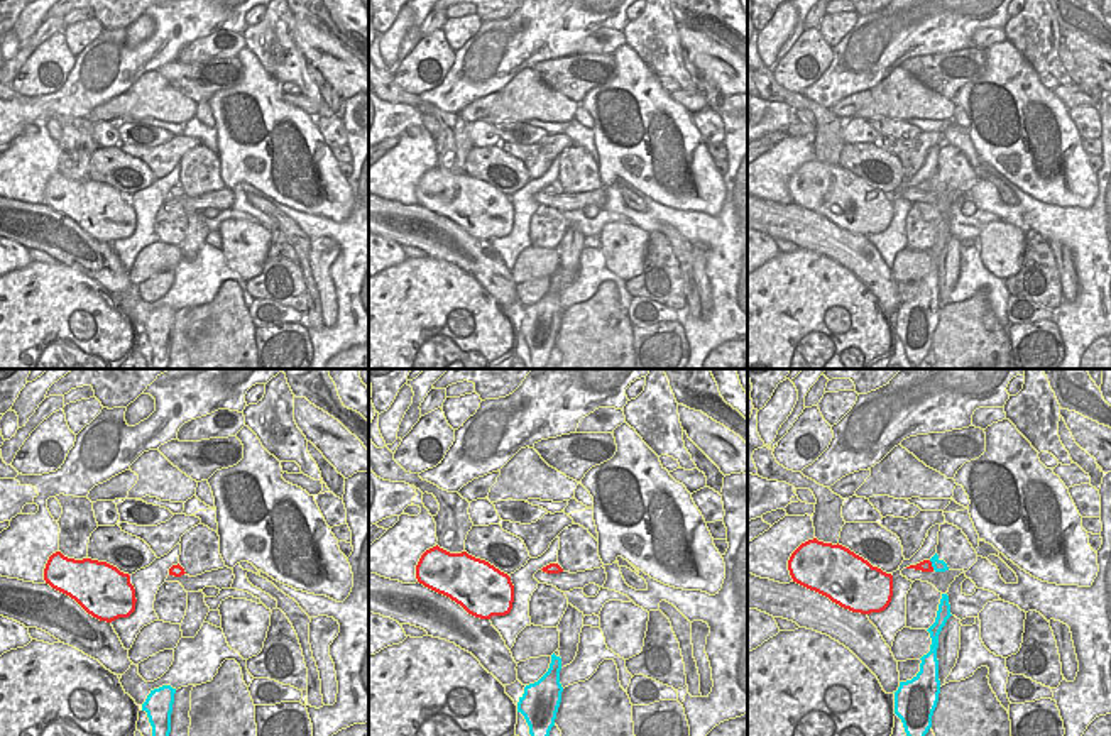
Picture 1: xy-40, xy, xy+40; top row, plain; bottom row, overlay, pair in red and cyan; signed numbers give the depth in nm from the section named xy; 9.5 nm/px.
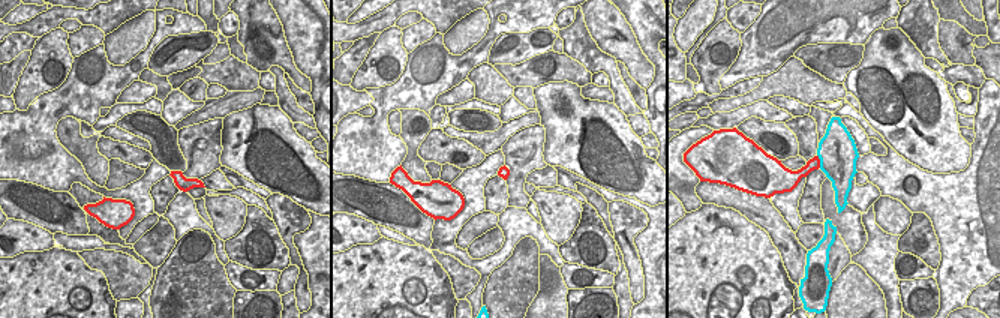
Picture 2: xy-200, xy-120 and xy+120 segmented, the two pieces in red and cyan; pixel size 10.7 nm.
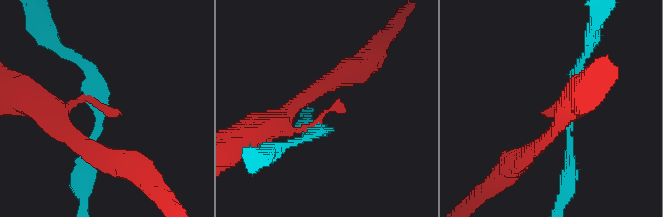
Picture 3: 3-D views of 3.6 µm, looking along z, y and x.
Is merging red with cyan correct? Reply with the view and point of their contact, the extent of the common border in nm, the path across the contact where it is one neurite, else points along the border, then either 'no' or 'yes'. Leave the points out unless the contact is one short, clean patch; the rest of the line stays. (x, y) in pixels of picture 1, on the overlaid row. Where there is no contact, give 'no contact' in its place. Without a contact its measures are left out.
meets red in xy+40 at (930, 565); contact 110 nm long; border along xy+40 (929, 560), (934, 569); no

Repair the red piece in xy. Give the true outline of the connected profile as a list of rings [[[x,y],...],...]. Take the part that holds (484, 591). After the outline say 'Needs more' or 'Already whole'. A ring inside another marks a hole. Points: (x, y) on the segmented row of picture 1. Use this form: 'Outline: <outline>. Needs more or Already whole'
Outline: [[[438,545],[426,550],[416,565],[416,579],[480,619],[506,616],[512,609],[511,577],[467,552],[450,553]]]. Already whole.

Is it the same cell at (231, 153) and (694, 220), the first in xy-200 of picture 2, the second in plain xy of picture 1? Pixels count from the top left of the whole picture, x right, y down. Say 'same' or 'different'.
different

